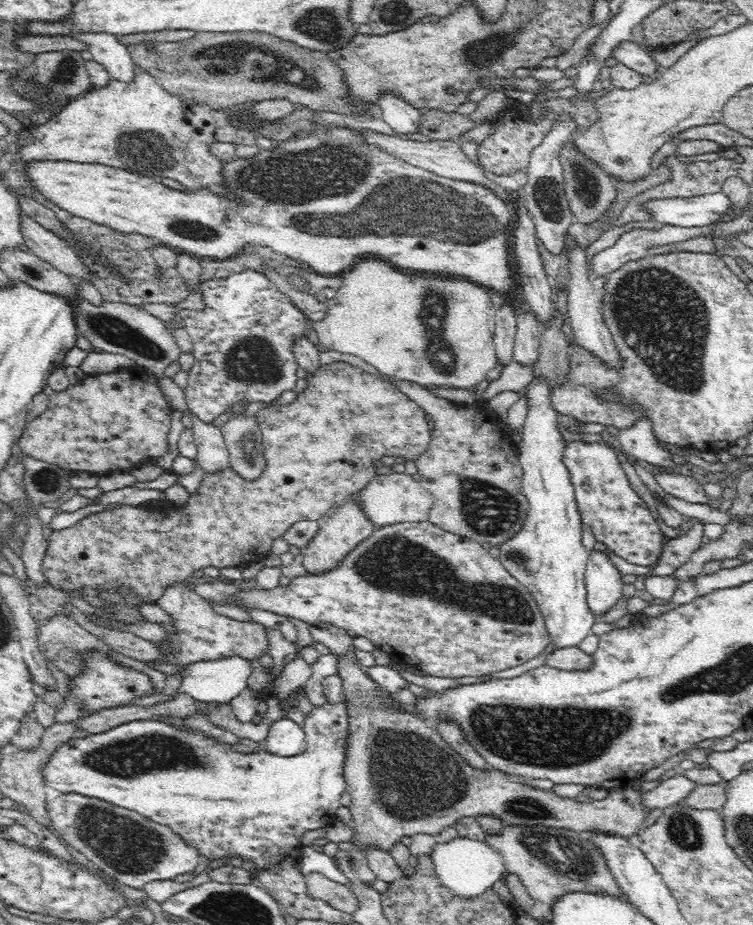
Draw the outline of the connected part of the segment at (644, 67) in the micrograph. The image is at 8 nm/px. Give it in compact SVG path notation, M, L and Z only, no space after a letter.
M630 41L622 42L613 49L612 58L627 68L643 76L656 77L659 67L652 55L638 44Z

